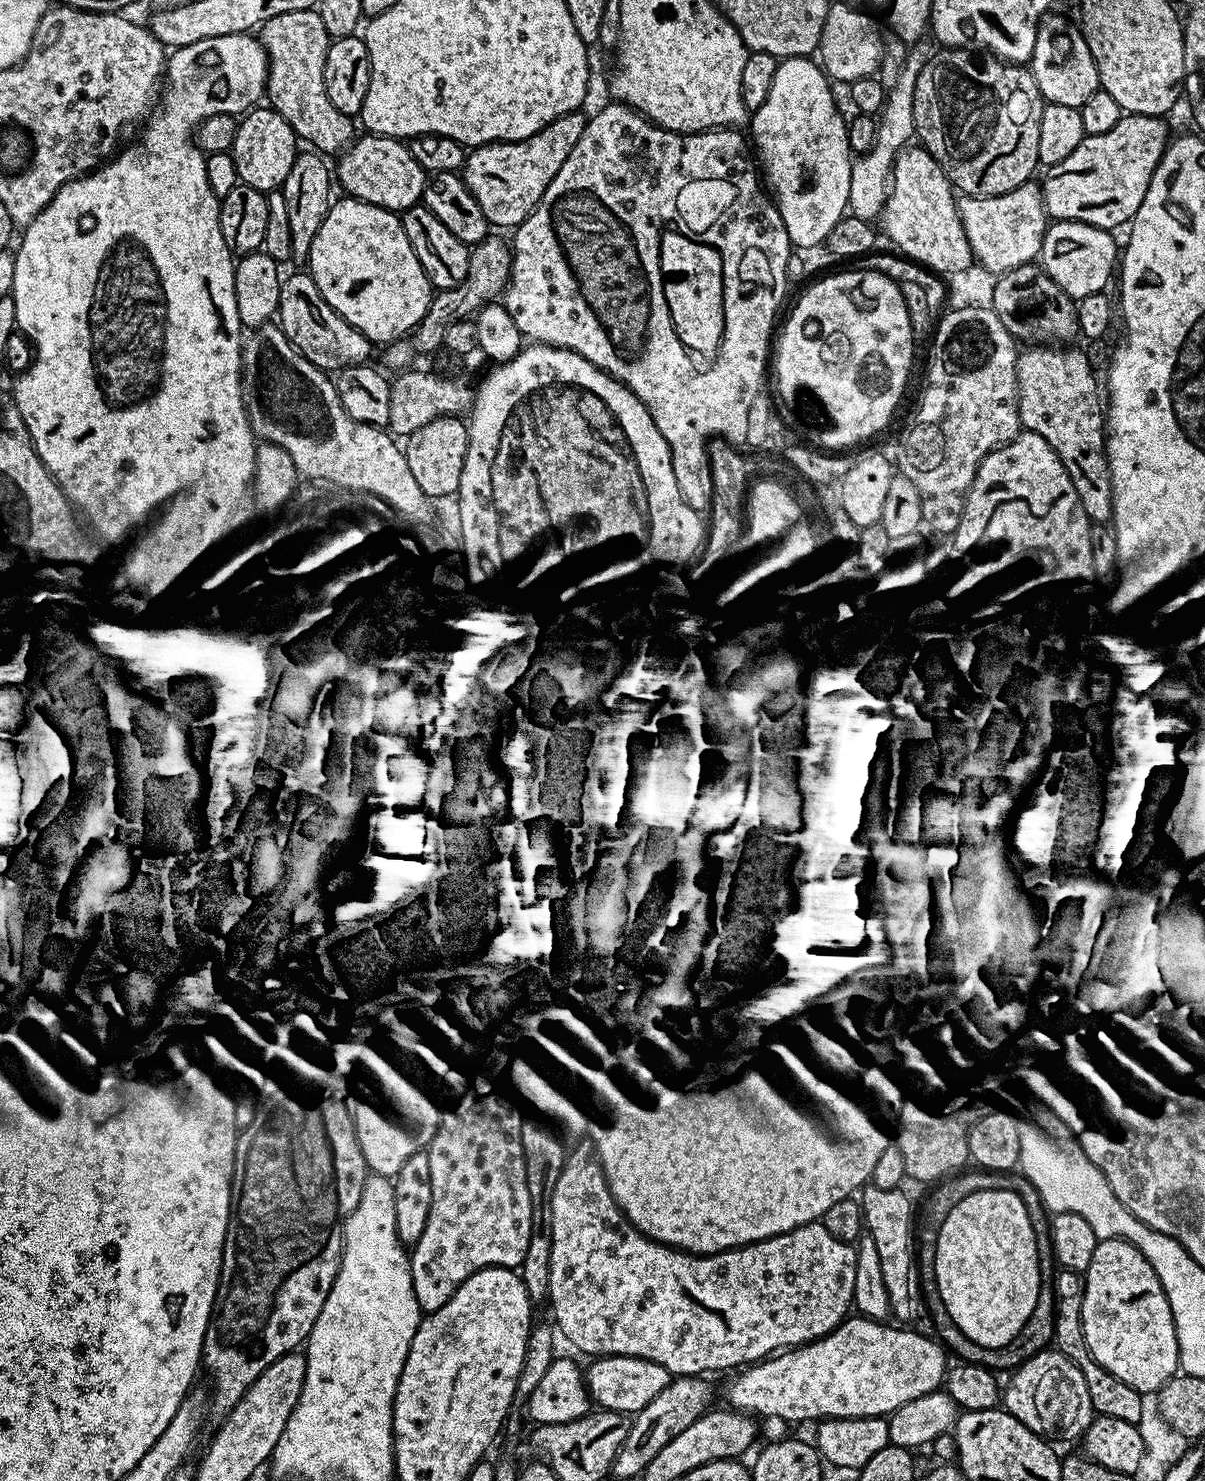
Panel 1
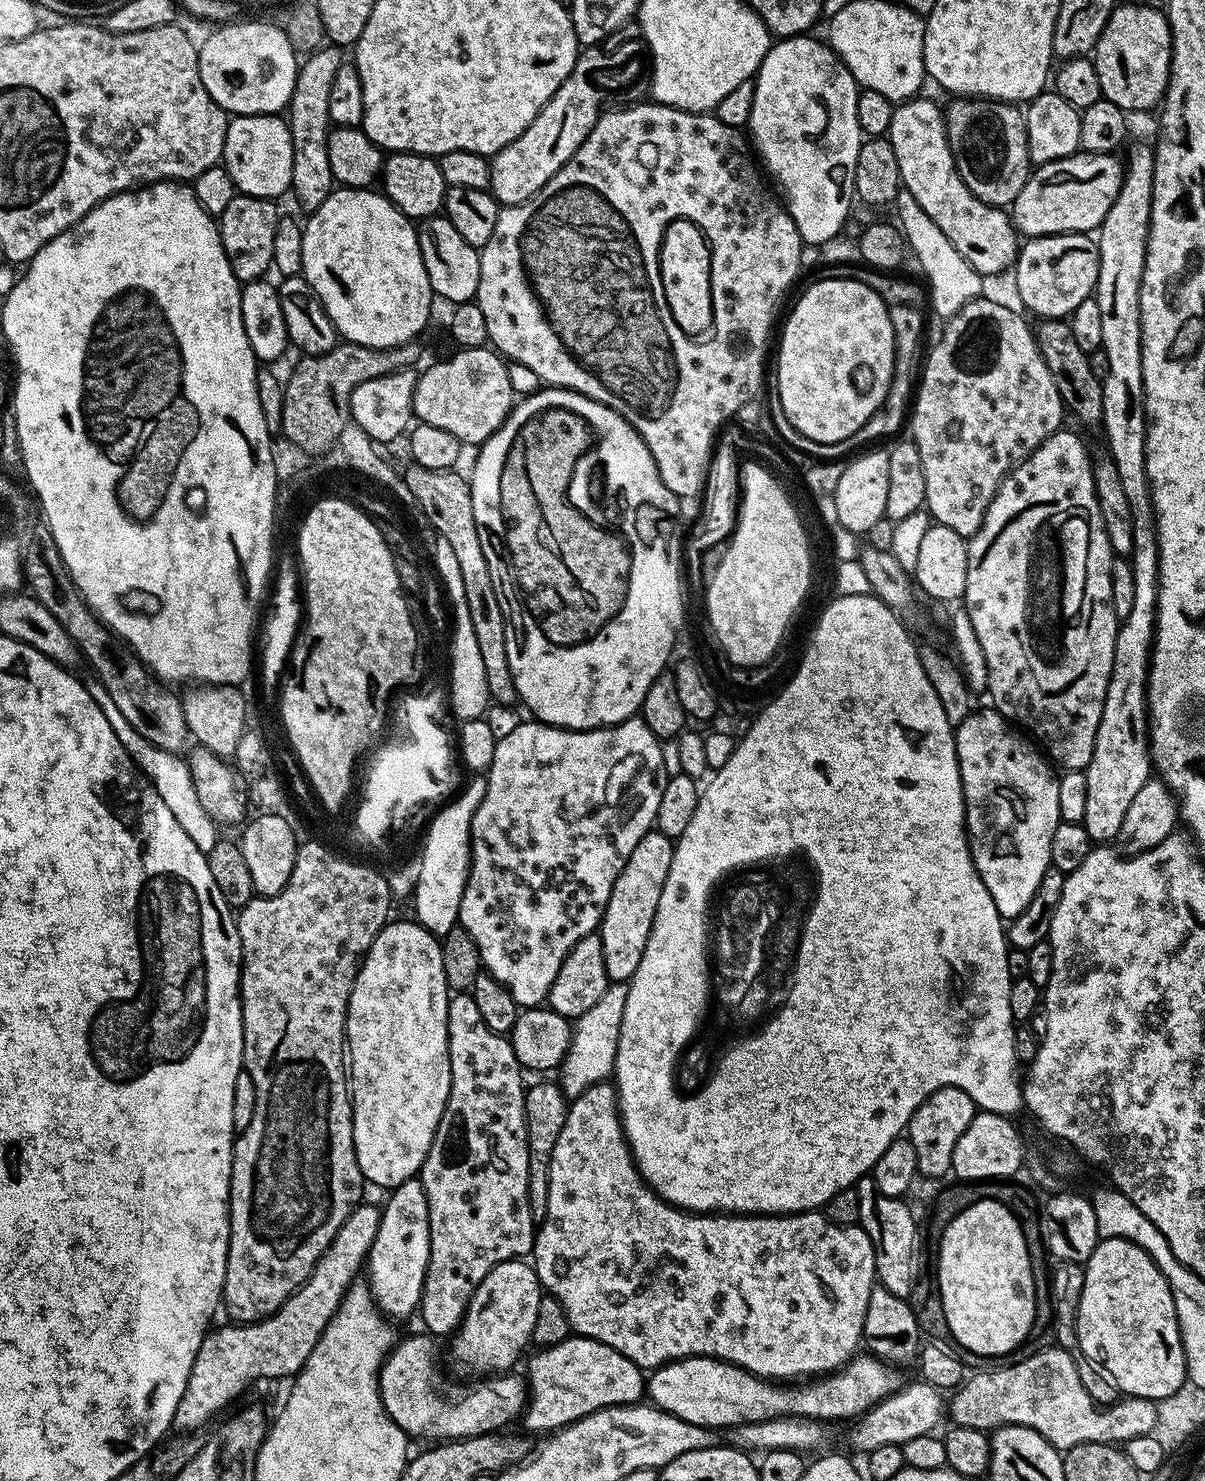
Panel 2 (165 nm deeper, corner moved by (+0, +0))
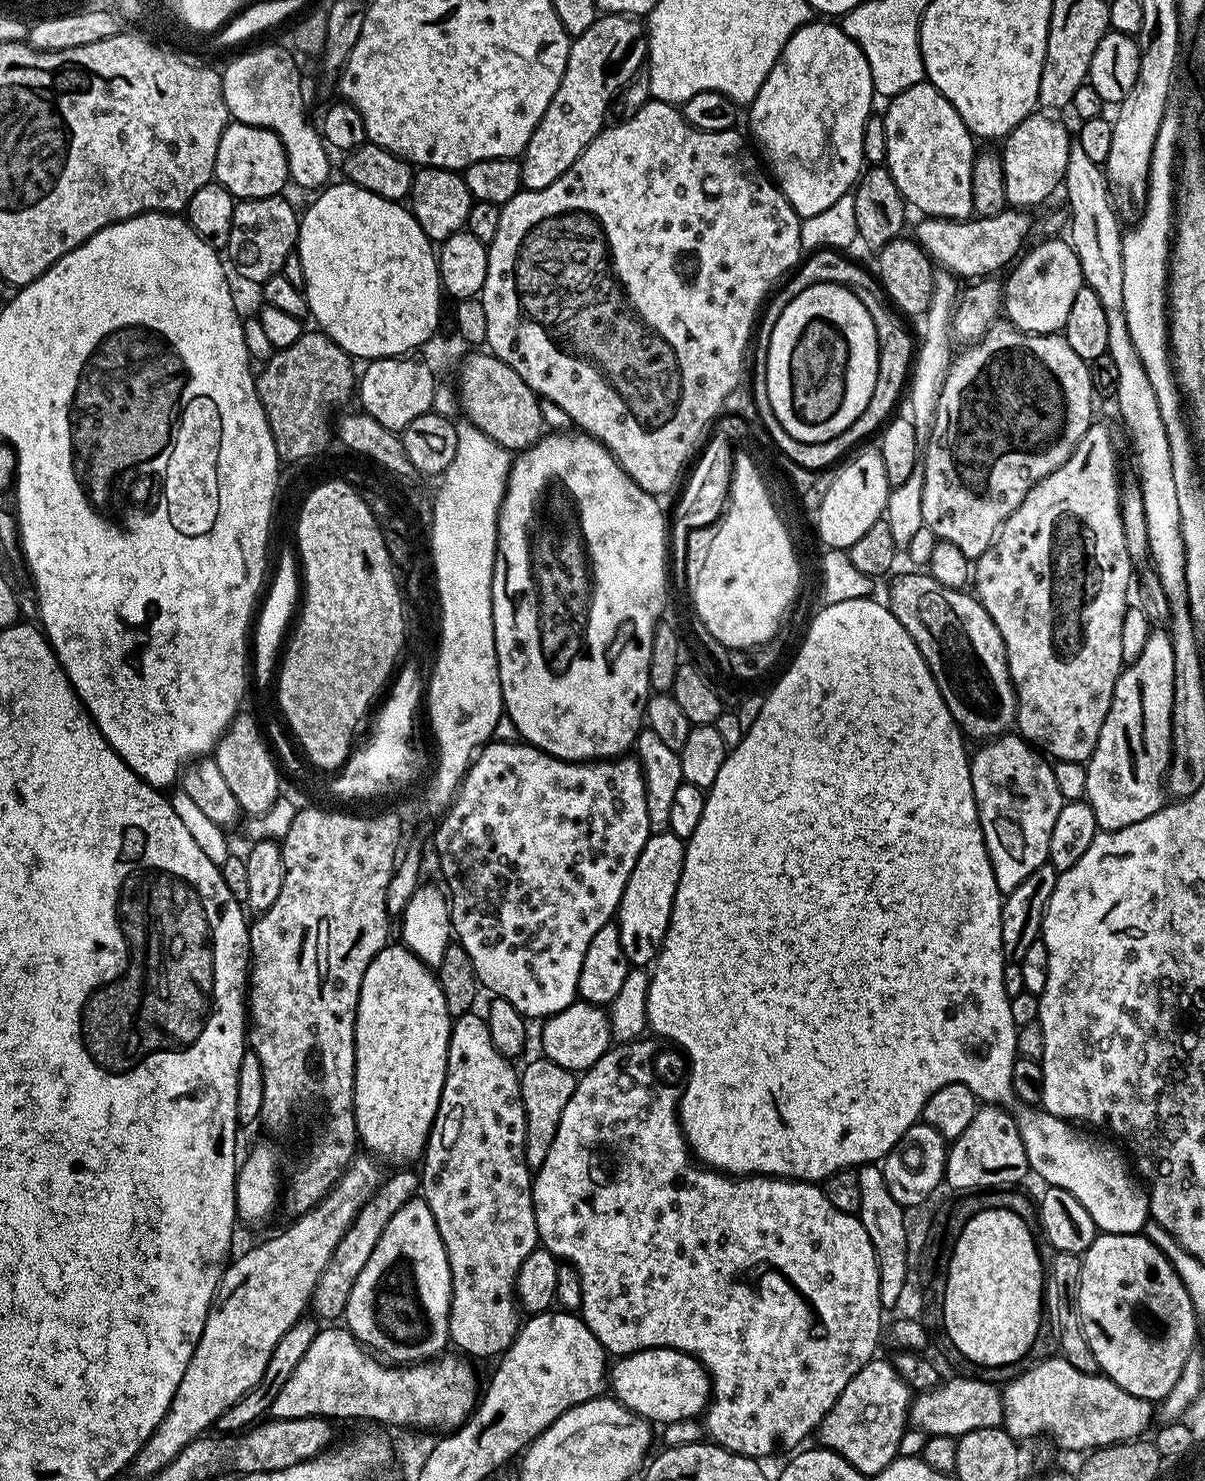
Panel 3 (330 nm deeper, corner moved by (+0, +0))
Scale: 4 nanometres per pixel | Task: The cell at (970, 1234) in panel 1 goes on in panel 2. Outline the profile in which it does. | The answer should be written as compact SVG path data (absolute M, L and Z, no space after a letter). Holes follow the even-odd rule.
M977 1200L975 1204L970 1204L963 1208L950 1223L939 1233L940 1240L944 1245L940 1248L940 1257L936 1260L936 1280L940 1283L940 1308L944 1311L944 1320L948 1323L948 1328L952 1331L952 1336L968 1352L973 1352L976 1356L1004 1356L1007 1352L1012 1352L1028 1336L1028 1331L1032 1328L1032 1323L1038 1320L1036 1315L1036 1287L1034 1278L1030 1270L1030 1254L1026 1246L1026 1238L1020 1223L1016 1221L1015 1214L1010 1211L999 1200Z

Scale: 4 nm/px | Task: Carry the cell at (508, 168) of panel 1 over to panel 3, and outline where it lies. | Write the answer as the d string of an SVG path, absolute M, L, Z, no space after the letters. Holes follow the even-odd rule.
M597 15L594 26L590 26L590 30L586 30L586 34L577 36L571 41L562 82L522 153L520 182L527 191L533 192L550 186L550 182L557 180L577 160L582 154L582 150L586 150L590 141L598 135L601 128L605 127L608 106L612 103L612 97L642 67L647 55L646 24L643 19L635 16Z

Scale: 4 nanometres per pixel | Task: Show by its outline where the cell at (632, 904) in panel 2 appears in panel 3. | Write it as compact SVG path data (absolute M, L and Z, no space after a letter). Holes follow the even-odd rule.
M670 831L651 833L646 846L642 846L642 854L638 854L638 862L634 862L634 870L630 870L630 878L626 882L626 890L622 890L620 906L614 917L615 924L620 927L622 954L626 954L629 965L648 966L660 955L660 949L664 946L664 939L670 926L674 894L678 890L678 878L682 878L685 847L685 841L677 838Z

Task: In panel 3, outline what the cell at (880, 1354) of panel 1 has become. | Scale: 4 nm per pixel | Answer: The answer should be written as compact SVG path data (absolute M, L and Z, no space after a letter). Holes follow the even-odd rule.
M647 1348L641 1352L632 1352L629 1356L619 1357L611 1365L610 1392L631 1412L637 1412L649 1422L661 1420L661 1425L667 1426L675 1420L691 1420L699 1417L710 1403L712 1381L708 1375L708 1369L690 1353L679 1352L677 1348Z

